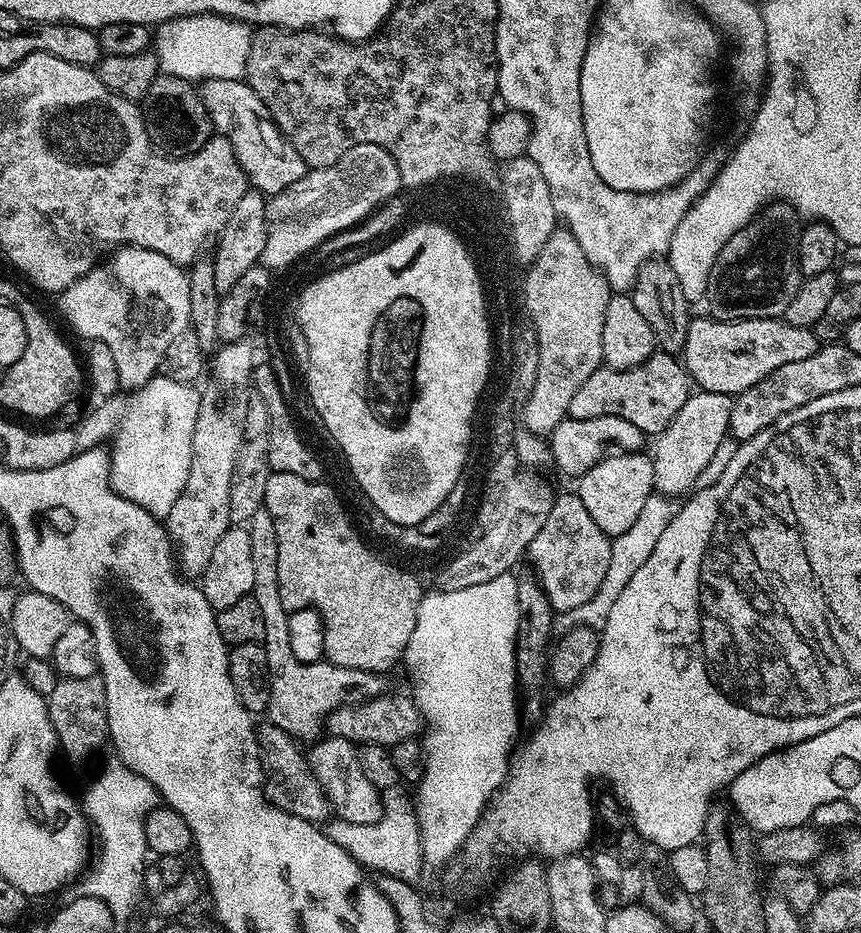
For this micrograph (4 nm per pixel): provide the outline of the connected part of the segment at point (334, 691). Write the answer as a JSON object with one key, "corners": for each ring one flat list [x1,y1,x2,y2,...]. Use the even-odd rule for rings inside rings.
{"corners":[[262,507,254,518,248,520,246,527,254,558,251,596,262,609,262,623,266,626,262,643,266,650,266,662,270,662,270,702,266,720,297,742,312,742,325,731,328,715,334,710,344,704,360,704,363,700,381,695,385,691,385,677,327,662,303,664,294,658,294,653,290,651,289,612,282,606,282,594,278,594,278,534,274,534,274,518,270,518]]}

